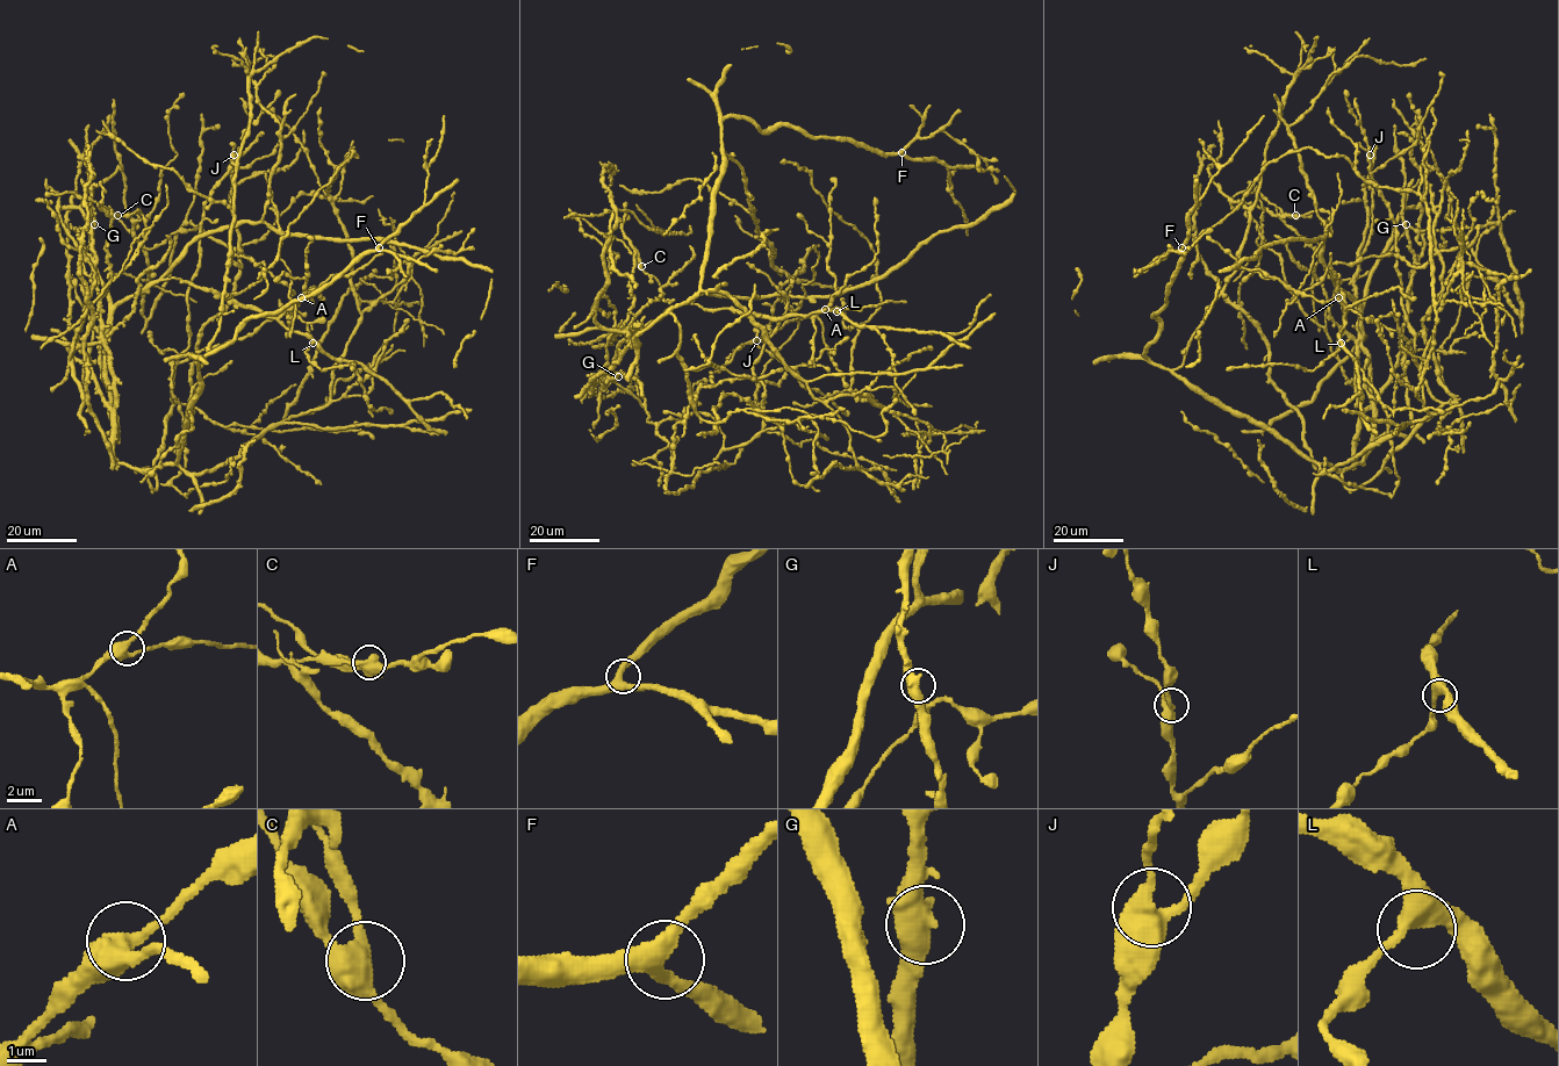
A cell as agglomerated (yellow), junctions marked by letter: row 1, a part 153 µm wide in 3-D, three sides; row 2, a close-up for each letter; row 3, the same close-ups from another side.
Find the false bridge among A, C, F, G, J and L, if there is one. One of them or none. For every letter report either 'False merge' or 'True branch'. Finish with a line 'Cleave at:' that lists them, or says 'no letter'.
A: True branch
C: True branch
F: True branch
G: True branch
J: True branch
L: True branch
Cleave at: no letter

